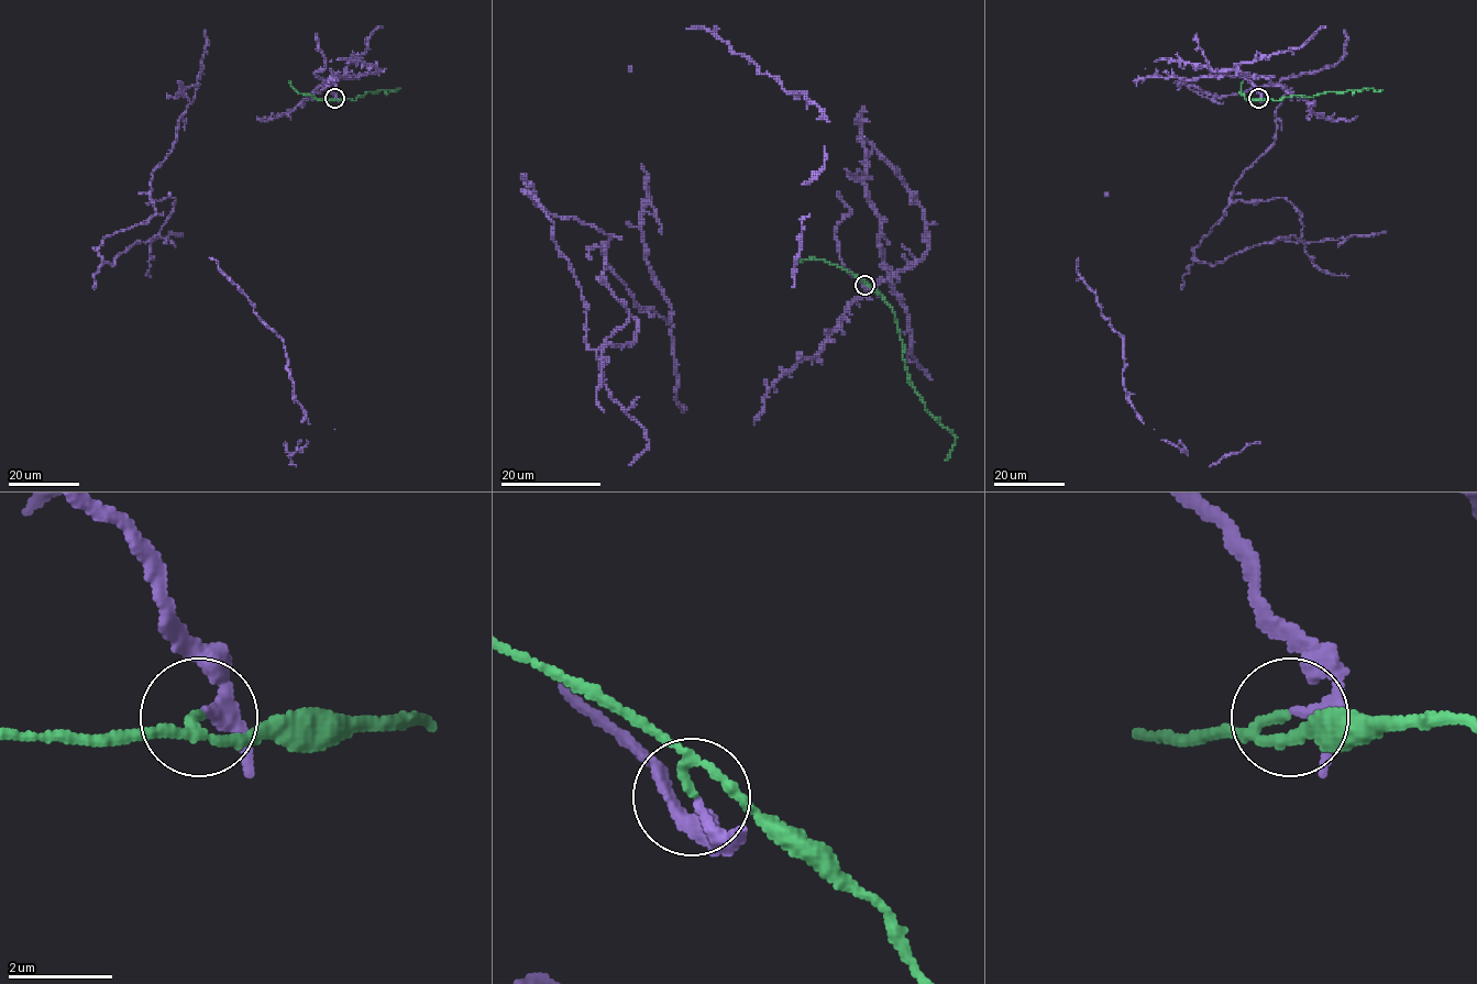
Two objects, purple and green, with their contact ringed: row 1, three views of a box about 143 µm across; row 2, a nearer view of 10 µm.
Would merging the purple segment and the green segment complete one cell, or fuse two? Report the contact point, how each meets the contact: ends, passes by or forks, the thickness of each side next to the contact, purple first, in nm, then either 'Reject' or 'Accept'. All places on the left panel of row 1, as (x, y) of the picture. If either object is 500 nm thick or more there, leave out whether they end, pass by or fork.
Place: (334, 98). At the ring purple passes by. At the ring green passes by. Thickness 180 nm (purple) against 130 nm. Reject

